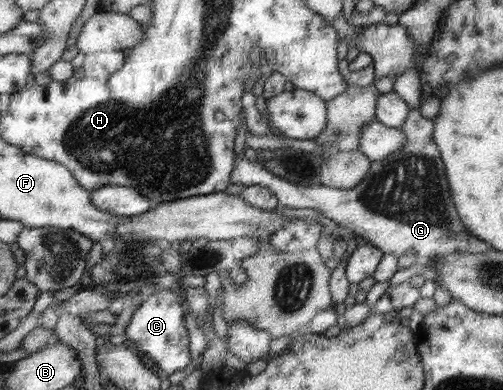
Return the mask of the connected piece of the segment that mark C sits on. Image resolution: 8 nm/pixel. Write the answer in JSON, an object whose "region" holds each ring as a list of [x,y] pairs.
{"region":[[[159,290],[142,302],[134,312],[125,330],[127,339],[153,359],[159,369],[167,374],[191,368],[190,352],[187,350],[189,331],[185,327],[185,291]]]}

